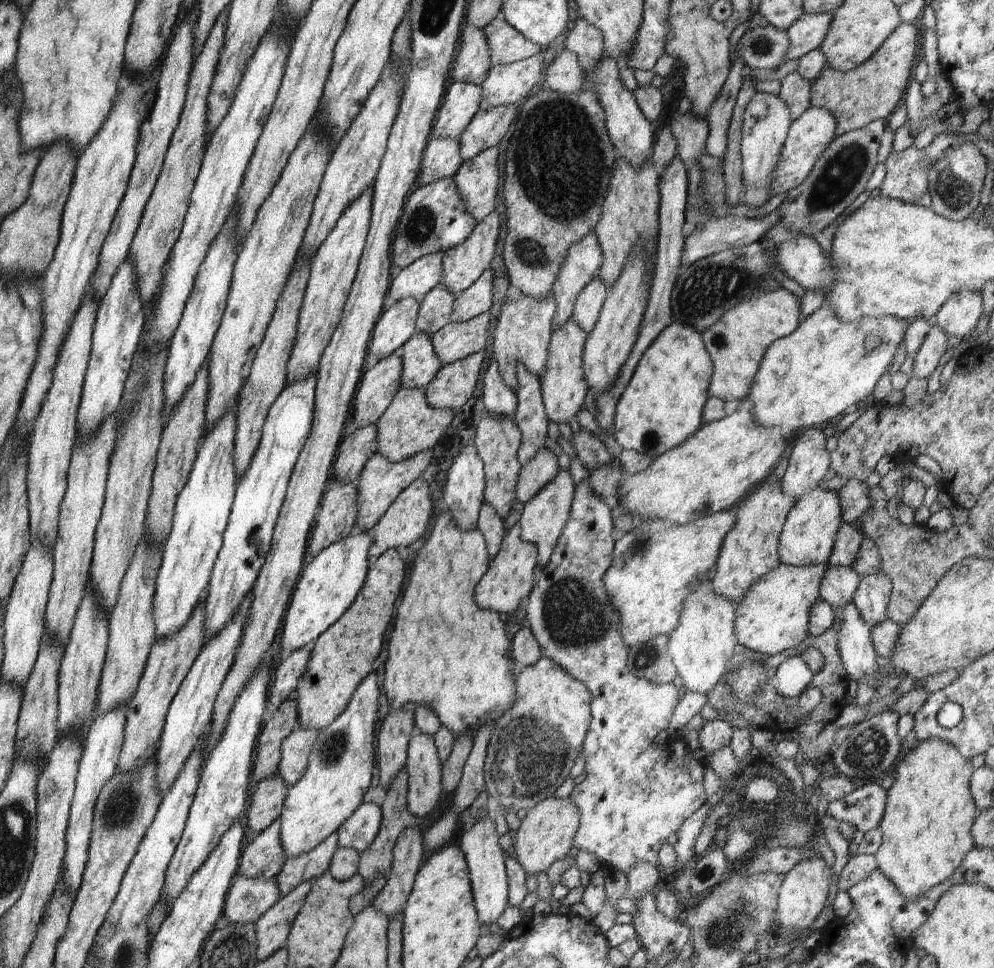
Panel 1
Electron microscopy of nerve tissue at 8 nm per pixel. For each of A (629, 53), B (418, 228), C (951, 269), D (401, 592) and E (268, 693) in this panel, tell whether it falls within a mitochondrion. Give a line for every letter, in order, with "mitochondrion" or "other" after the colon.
A: other
B: mitochondrion
C: other
D: other
E: other

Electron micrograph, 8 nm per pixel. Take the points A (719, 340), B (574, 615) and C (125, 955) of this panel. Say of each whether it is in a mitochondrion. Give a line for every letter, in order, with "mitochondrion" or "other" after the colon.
A: mitochondrion
B: mitochondrion
C: mitochondrion

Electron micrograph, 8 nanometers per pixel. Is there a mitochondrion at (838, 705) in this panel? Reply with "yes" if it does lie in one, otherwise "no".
no

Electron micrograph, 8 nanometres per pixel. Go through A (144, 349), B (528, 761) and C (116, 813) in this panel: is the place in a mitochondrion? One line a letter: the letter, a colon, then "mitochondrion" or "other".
A: other
B: mitochondrion
C: mitochondrion

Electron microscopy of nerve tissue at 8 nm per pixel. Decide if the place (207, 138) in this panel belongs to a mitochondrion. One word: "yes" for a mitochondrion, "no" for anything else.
no

